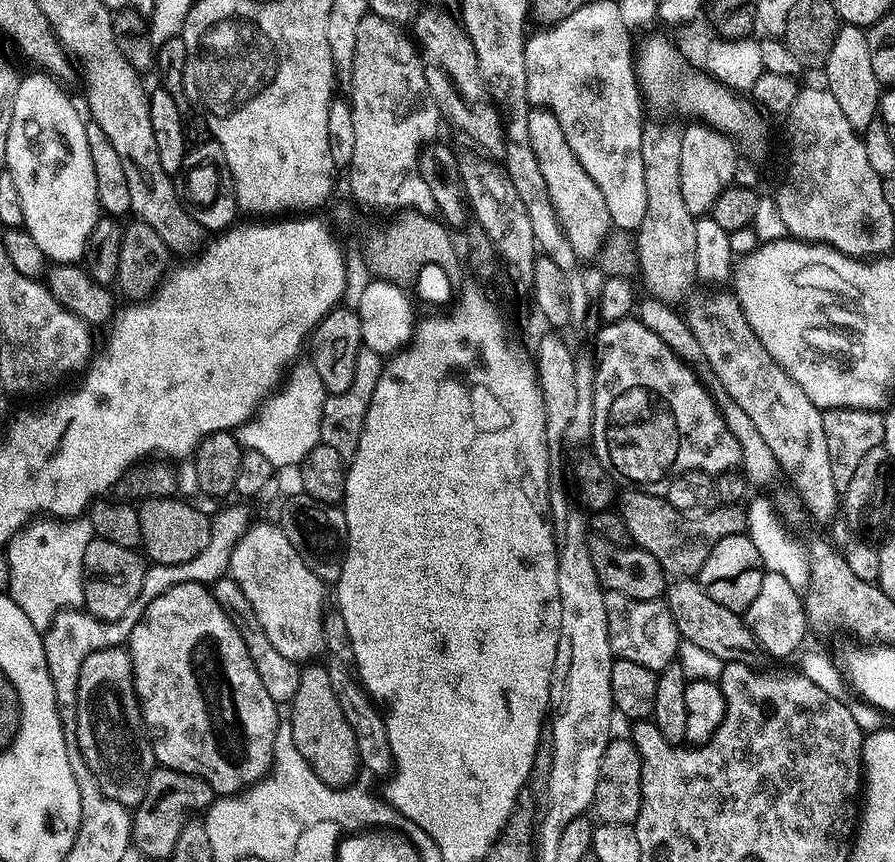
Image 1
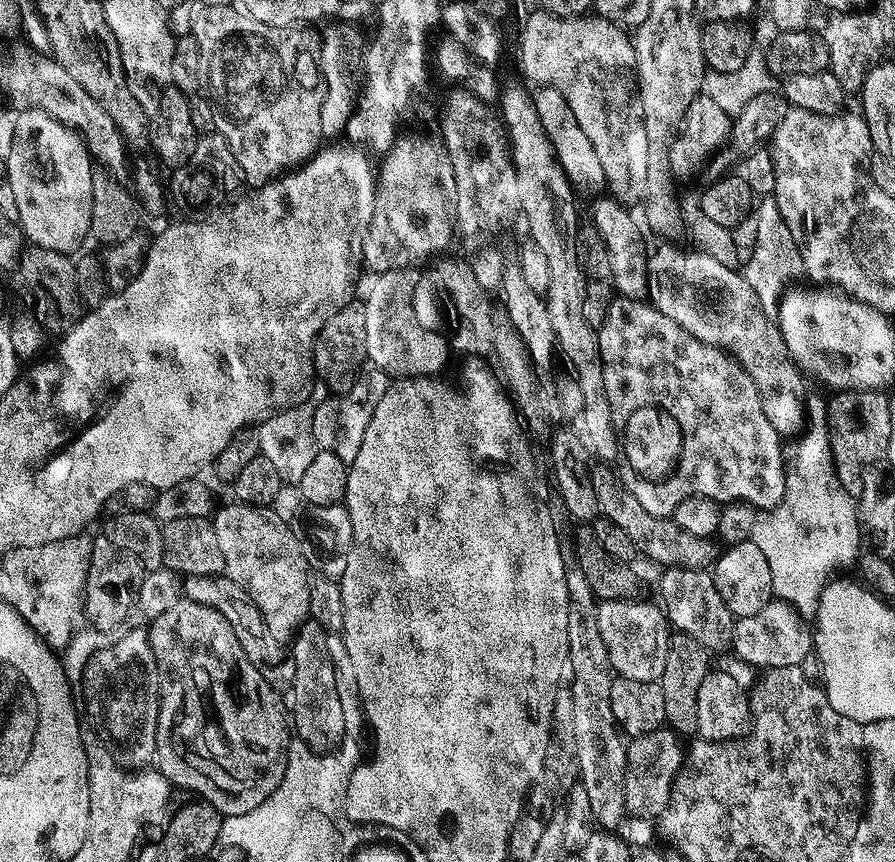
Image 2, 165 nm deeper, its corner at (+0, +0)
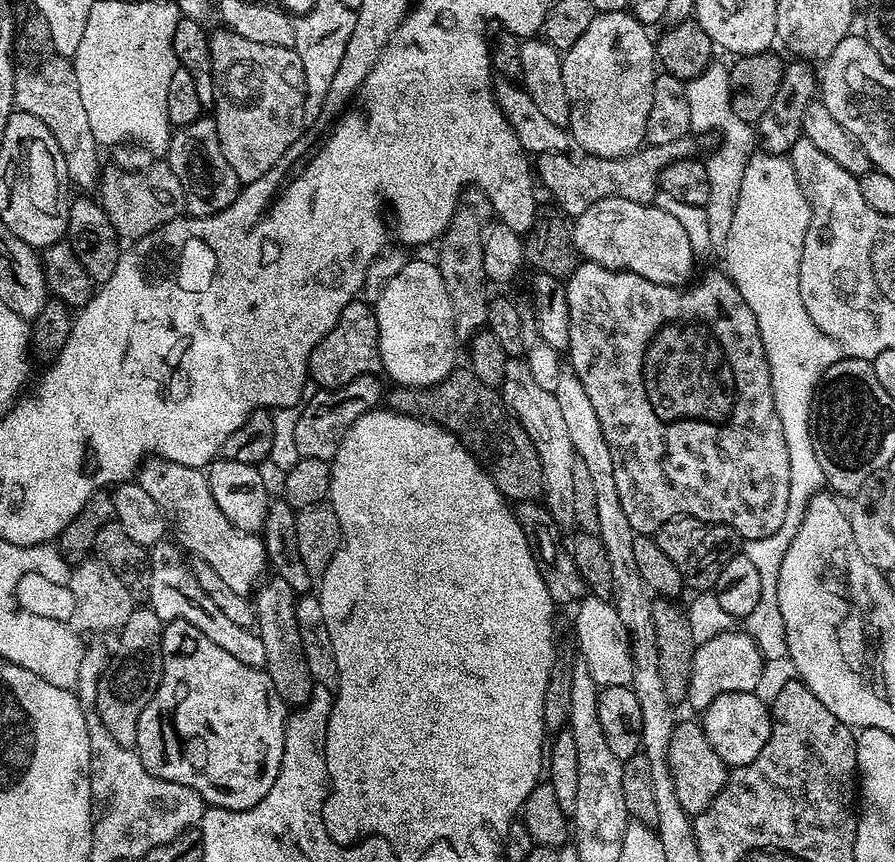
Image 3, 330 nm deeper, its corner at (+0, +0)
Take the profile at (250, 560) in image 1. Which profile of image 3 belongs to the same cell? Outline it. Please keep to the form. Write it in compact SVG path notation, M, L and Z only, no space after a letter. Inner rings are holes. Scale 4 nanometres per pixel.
M148 458L140 465L138 483L160 507L160 515L170 525L175 543L189 557L206 562L206 566L211 566L222 582L227 582L230 590L238 594L248 596L257 587L268 564L264 541L255 532L235 528L226 514L218 510L218 502L214 502L210 494L207 475L201 469L182 466L173 460Z

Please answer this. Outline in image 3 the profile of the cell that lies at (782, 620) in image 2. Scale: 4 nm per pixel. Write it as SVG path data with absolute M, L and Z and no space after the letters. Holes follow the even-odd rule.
M721 630L717 636L712 636L706 642L697 644L690 670L687 707L703 710L710 706L710 702L714 702L714 698L718 698L718 694L755 692L758 678L764 669L764 662L765 658L760 653L760 647L744 630L740 632Z

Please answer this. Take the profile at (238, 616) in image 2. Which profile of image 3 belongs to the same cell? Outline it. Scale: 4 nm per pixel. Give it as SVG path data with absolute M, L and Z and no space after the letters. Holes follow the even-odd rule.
M165 538L150 548L148 553L148 565L150 566L150 590L147 603L158 614L162 621L185 620L190 626L198 626L214 646L222 646L226 654L234 654L238 662L242 662L251 668L264 668L266 662L266 650L262 646L262 638L253 629L243 628L230 622L222 610L218 610L216 603L206 595L206 590L198 586L194 578L189 561L179 544Z

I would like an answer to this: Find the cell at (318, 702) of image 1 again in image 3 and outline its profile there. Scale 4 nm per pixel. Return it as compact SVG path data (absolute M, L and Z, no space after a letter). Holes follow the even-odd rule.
M275 574L269 575L254 592L256 628L258 635L262 638L262 646L266 650L264 668L274 690L278 690L278 694L288 706L305 704L314 687L302 646L302 634L298 634L297 599L298 593L287 582L282 582L282 578Z

